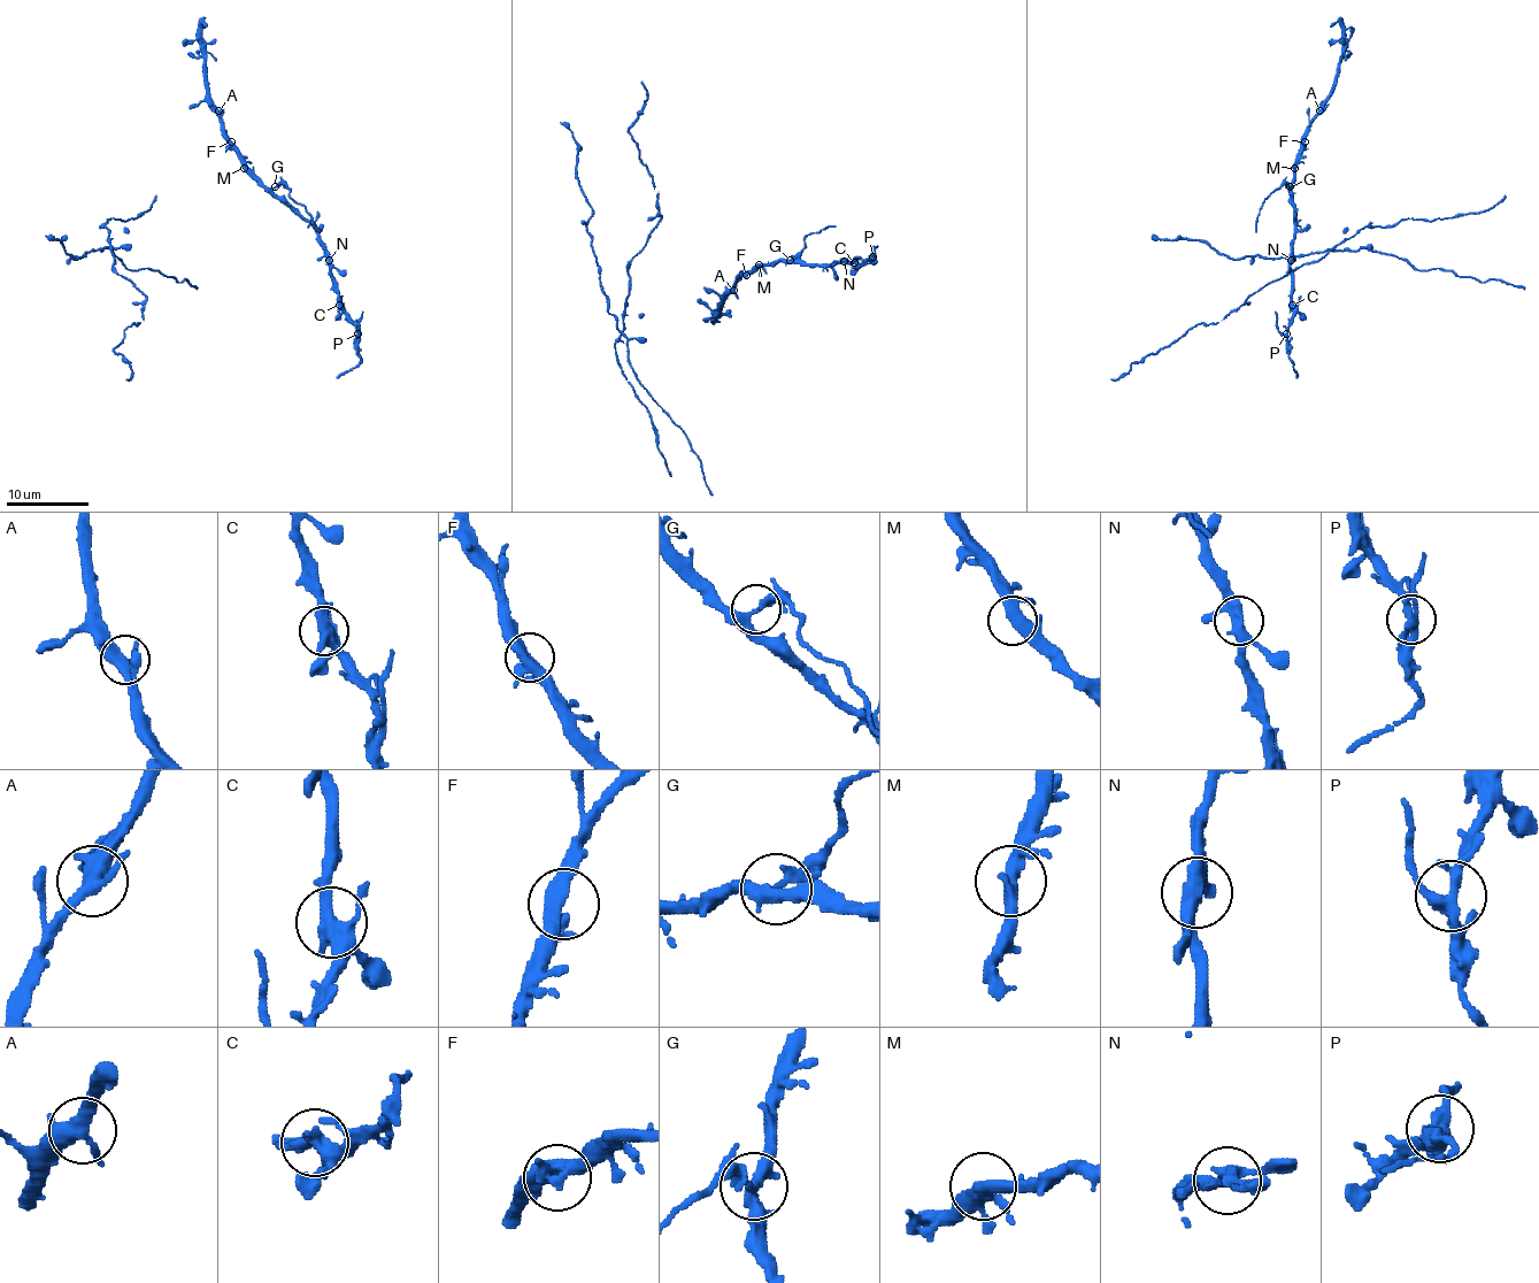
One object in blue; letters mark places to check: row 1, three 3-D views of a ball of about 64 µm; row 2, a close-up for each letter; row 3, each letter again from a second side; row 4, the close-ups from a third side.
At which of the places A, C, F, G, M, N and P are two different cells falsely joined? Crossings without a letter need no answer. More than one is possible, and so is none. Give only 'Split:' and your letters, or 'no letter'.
Split: G, P

